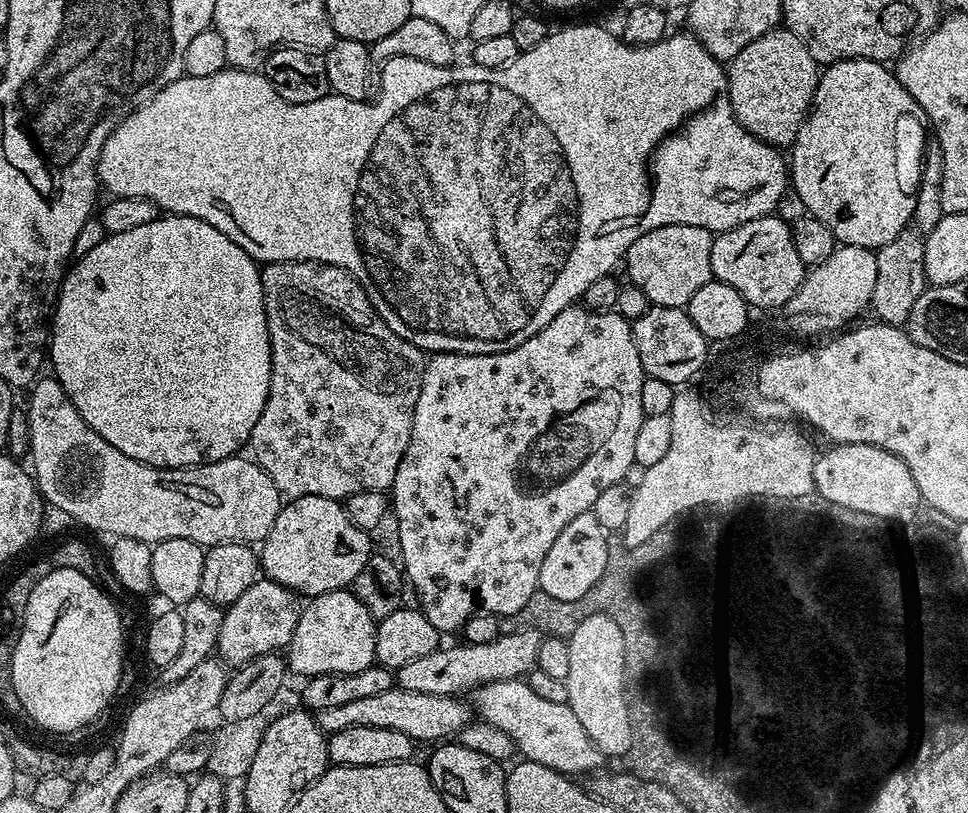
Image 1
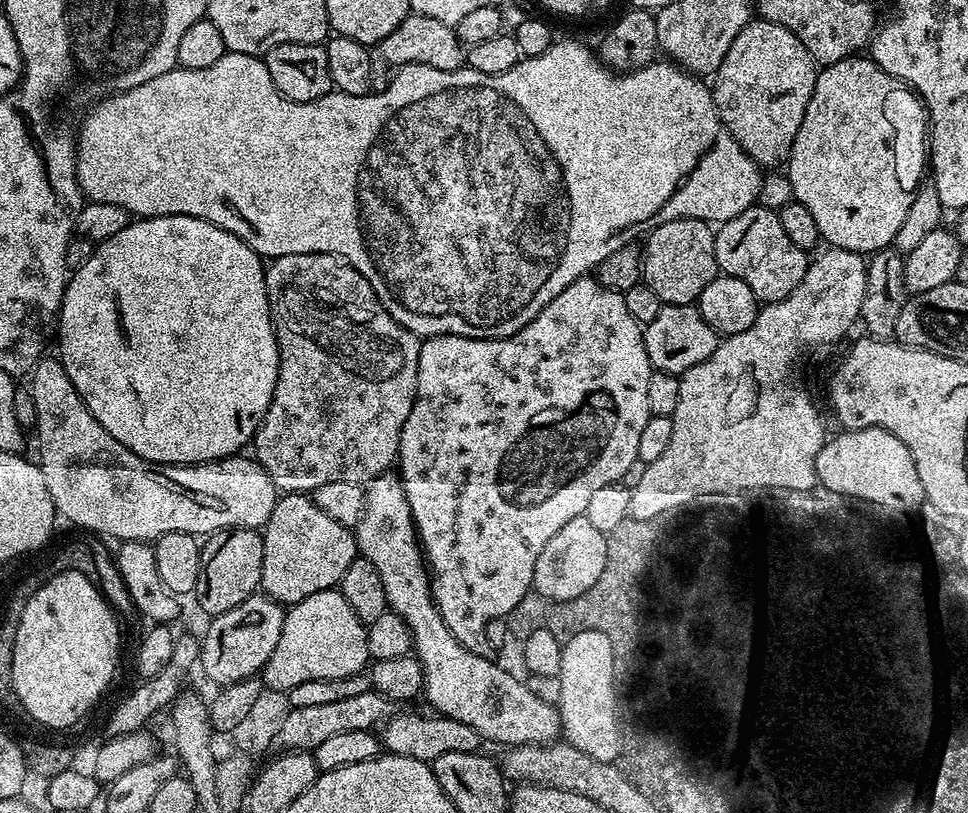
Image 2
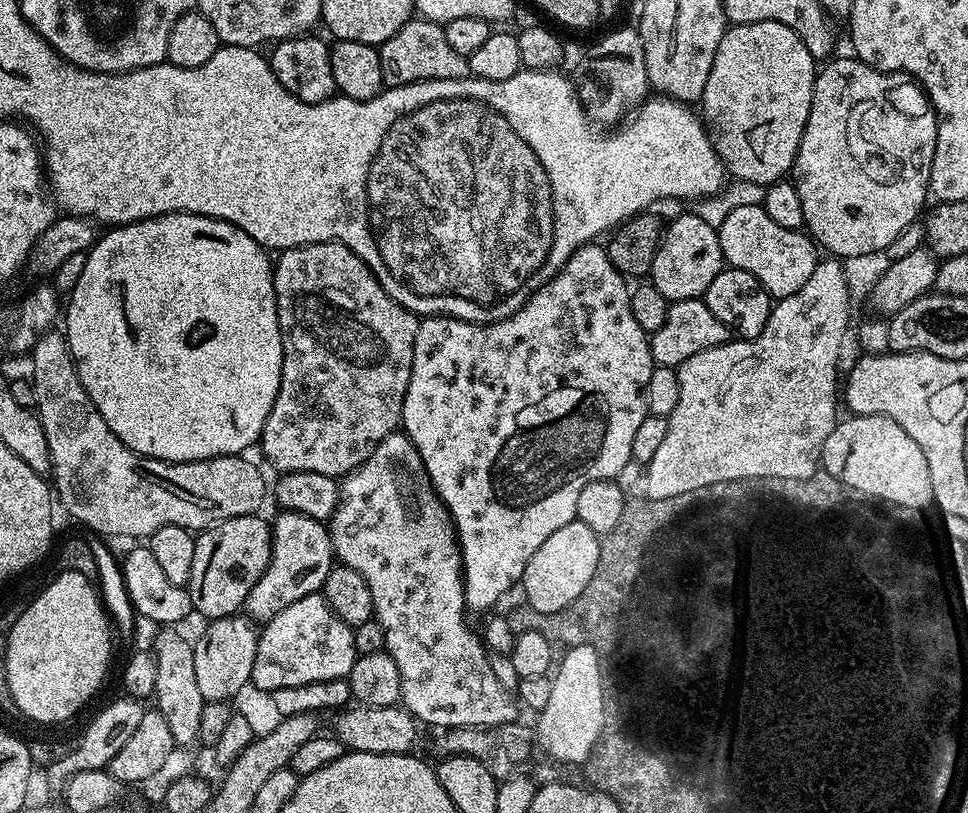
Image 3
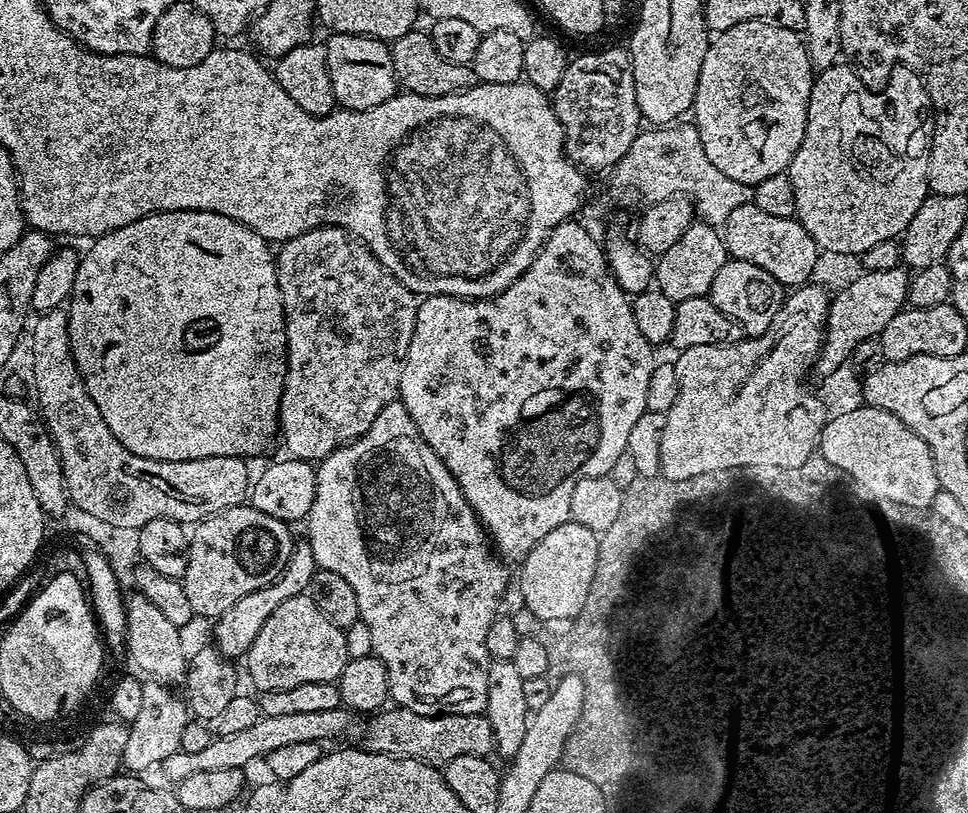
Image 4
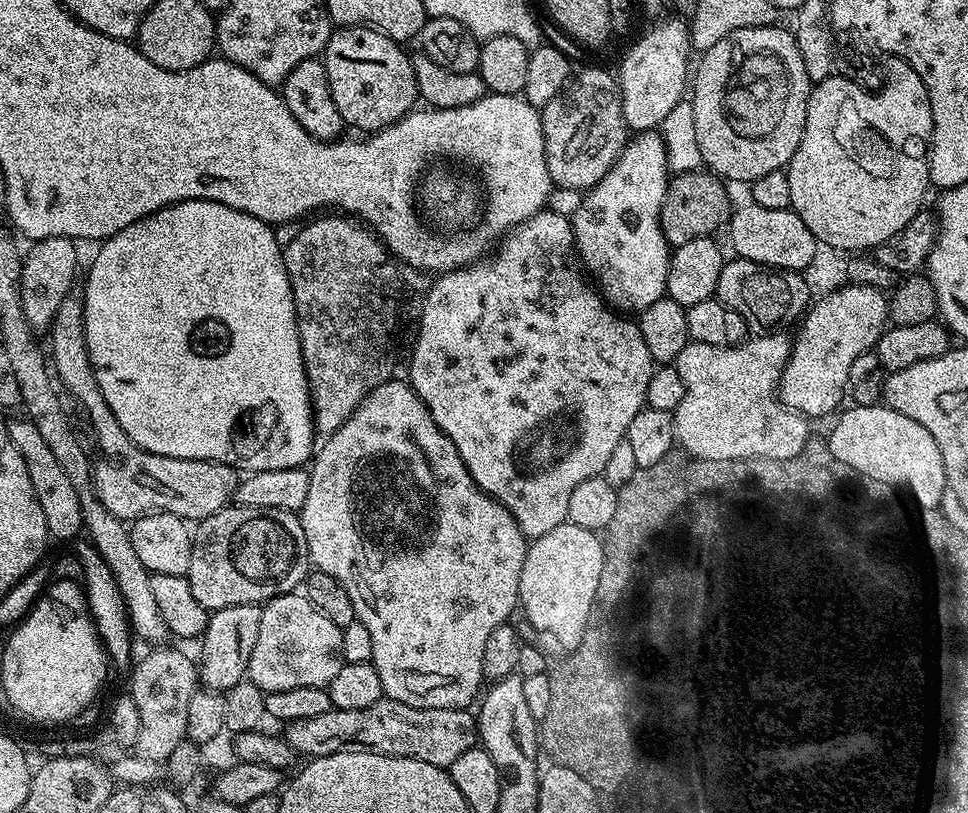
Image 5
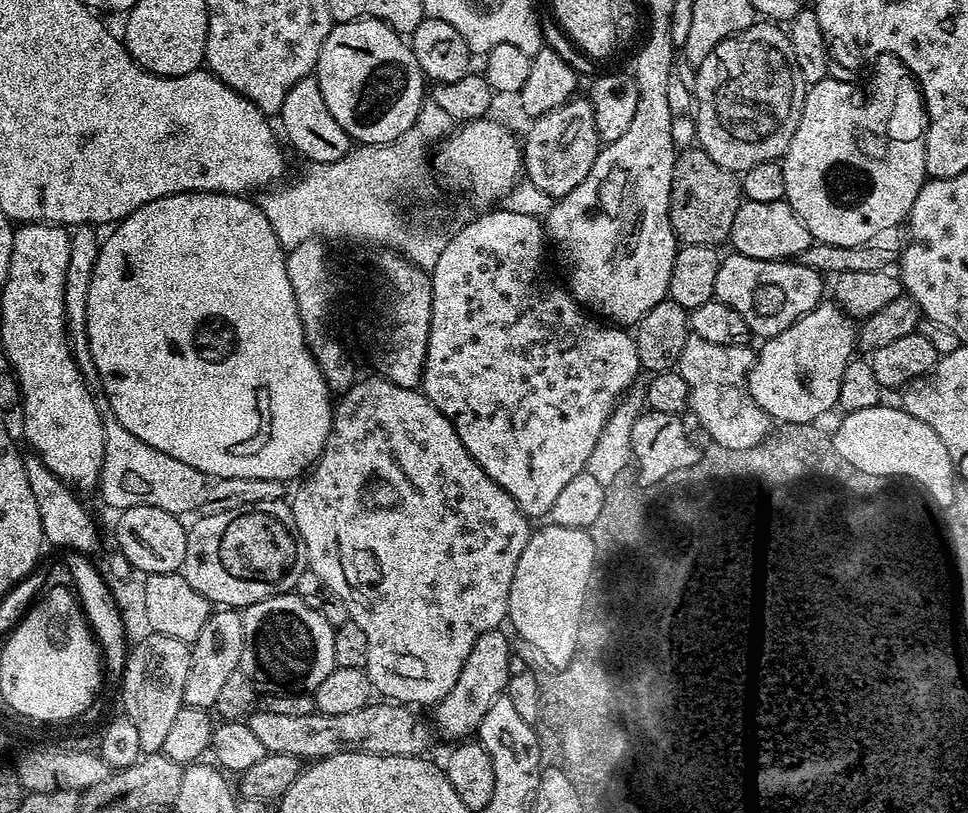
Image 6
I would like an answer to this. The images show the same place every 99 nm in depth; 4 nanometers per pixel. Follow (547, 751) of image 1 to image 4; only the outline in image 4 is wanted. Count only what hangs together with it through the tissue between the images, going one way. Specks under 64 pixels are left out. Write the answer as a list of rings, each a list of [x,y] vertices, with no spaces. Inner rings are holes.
[[[399,399],[390,401],[380,411],[378,418],[374,418],[370,430],[366,430],[366,434],[362,434],[356,440],[351,440],[349,444],[335,448],[329,456],[325,456],[315,465],[315,470],[316,493],[314,494],[314,506],[310,506],[306,517],[306,525],[308,524],[306,543],[314,554],[317,569],[334,570],[334,574],[339,574],[341,578],[346,578],[346,582],[350,582],[350,587],[354,590],[354,598],[358,598],[360,620],[366,622],[366,626],[370,629],[372,655],[377,656],[382,662],[382,666],[386,668],[389,697],[399,707],[414,710],[414,714],[426,714],[427,716],[481,715],[486,706],[486,694],[490,691],[490,684],[488,684],[490,657],[486,650],[486,634],[490,631],[490,626],[497,616],[501,615],[500,599],[503,598],[504,591],[508,588],[508,572],[504,569],[505,561],[495,551],[490,550],[490,540],[486,535],[486,529],[476,516],[468,499],[462,494],[454,474],[450,474],[450,470],[446,470],[442,458],[438,458],[438,454],[434,454],[434,450],[430,450],[430,446],[422,438],[418,426],[414,422],[414,418],[410,418],[406,406],[401,404]]]

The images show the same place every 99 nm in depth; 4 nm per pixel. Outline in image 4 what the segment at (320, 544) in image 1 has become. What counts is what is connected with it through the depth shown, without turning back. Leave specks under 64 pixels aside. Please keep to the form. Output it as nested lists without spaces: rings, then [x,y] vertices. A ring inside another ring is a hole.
[[[297,543],[293,547],[292,558],[280,579],[262,590],[254,590],[254,594],[246,594],[246,598],[238,598],[238,602],[234,602],[234,606],[230,606],[221,616],[215,617],[214,647],[233,662],[239,661],[239,656],[240,659],[247,657],[250,646],[254,646],[254,638],[258,638],[258,630],[262,630],[262,626],[266,626],[266,618],[270,618],[270,614],[274,614],[274,610],[278,610],[278,606],[282,606],[282,602],[295,596],[305,595],[312,587],[312,579],[317,570],[316,559],[308,543]]]

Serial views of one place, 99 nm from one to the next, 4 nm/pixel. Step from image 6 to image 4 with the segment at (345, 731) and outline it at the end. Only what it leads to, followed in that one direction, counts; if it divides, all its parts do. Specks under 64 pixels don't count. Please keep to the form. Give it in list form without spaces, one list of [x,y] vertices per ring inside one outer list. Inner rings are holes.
[[[388,706],[369,715],[361,726],[359,747],[366,752],[381,752],[403,760],[417,760],[432,768],[443,769],[453,758],[462,754],[491,757],[494,752],[494,734],[490,730],[487,716],[481,714],[441,714],[427,716],[414,714],[399,706]]]

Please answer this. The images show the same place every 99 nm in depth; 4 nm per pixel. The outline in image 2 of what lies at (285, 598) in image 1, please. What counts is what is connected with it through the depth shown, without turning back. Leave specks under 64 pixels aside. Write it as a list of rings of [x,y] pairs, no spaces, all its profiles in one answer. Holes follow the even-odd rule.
[[[253,594],[234,610],[211,617],[200,640],[199,671],[204,671],[216,686],[253,679],[270,658],[282,632],[285,609],[263,594]]]

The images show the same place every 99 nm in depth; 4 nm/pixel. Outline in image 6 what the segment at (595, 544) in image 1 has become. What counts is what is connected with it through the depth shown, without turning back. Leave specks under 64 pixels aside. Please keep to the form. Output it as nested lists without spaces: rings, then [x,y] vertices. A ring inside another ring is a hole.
[[[551,522],[545,524],[545,528],[537,527],[533,531],[526,550],[522,550],[522,558],[518,558],[514,582],[510,582],[507,619],[510,624],[512,620],[513,630],[534,651],[540,652],[549,669],[559,670],[567,669],[576,656],[586,597],[596,572],[596,547],[591,531]]]

